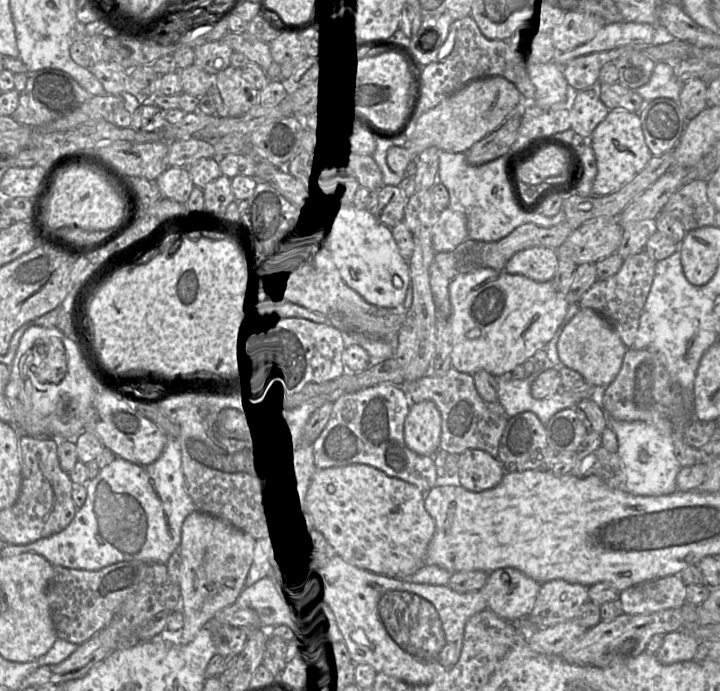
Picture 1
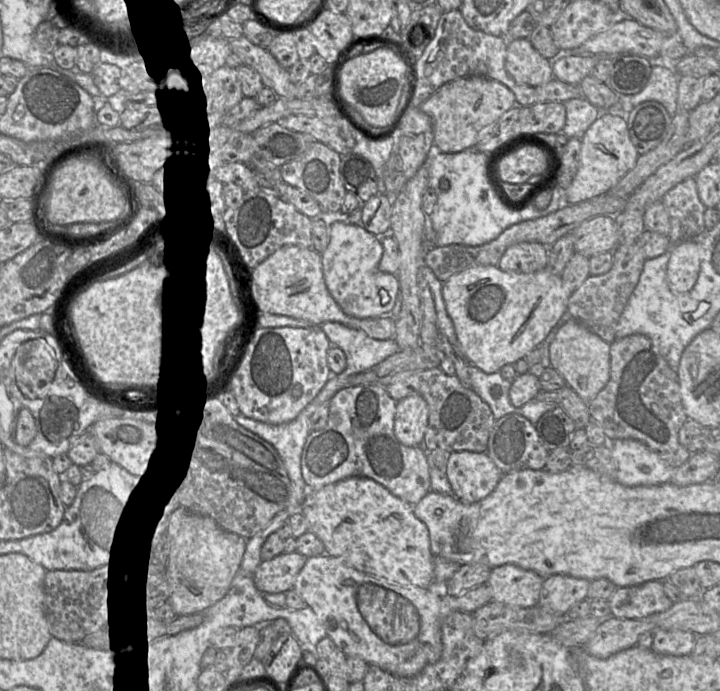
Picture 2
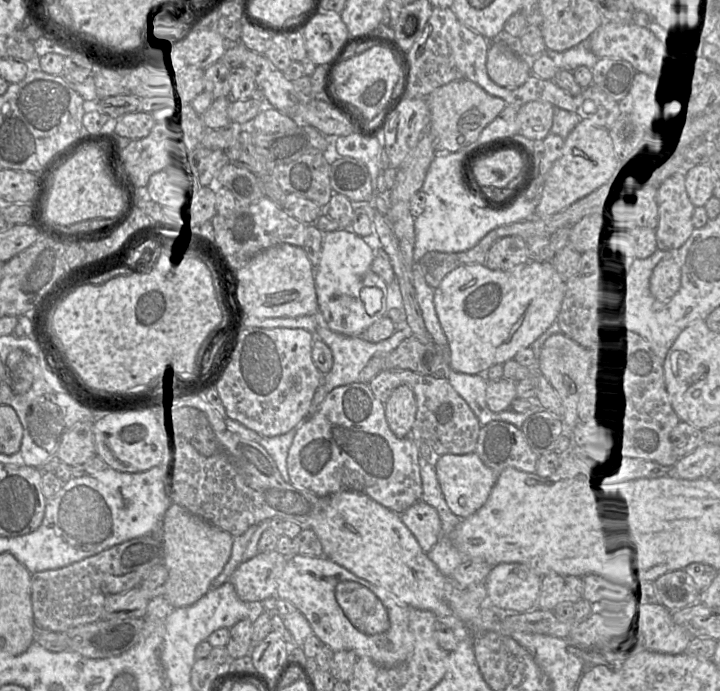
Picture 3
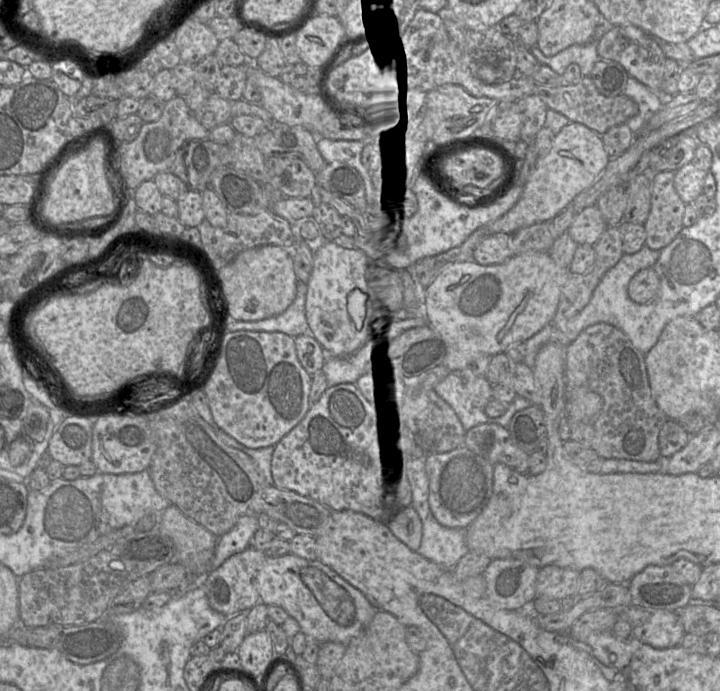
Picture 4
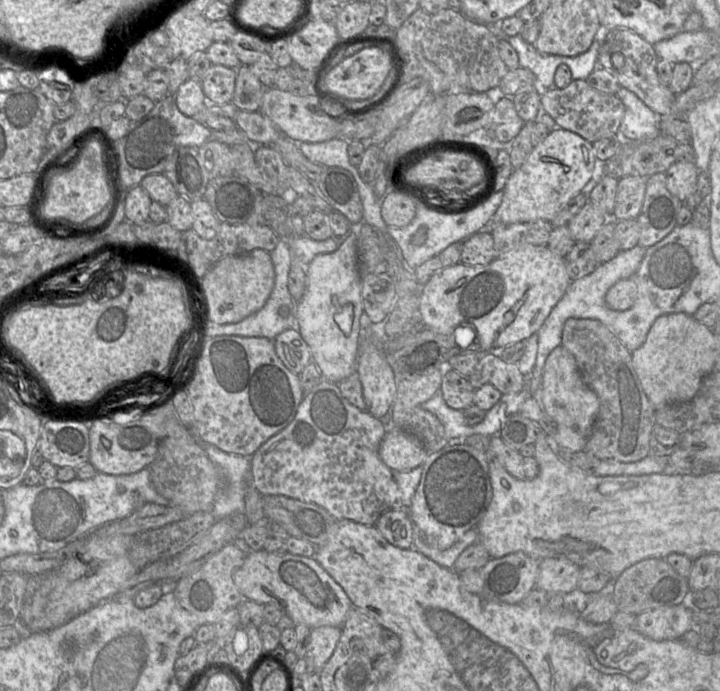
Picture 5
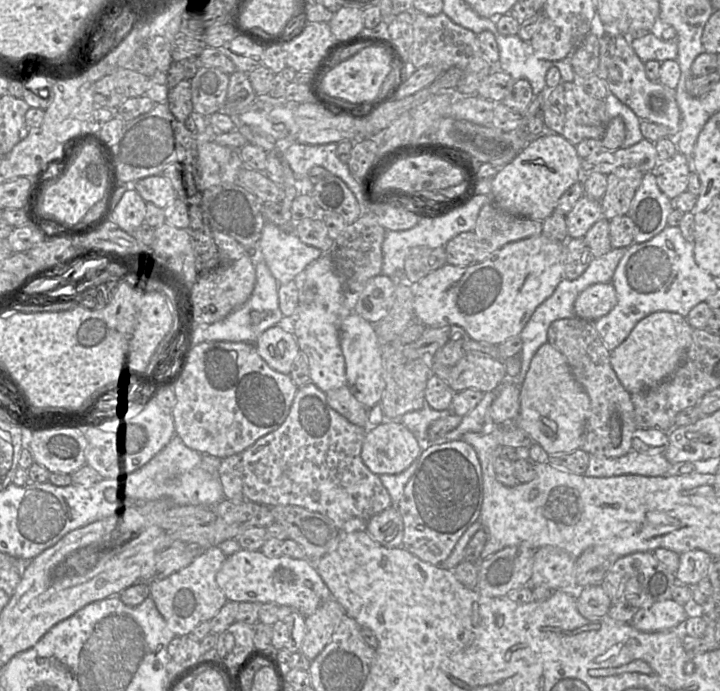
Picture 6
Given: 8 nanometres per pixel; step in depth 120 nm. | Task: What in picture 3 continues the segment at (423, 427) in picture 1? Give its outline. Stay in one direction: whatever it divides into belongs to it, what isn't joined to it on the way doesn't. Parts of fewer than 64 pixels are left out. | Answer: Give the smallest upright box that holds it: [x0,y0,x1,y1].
[385,385,417,438]

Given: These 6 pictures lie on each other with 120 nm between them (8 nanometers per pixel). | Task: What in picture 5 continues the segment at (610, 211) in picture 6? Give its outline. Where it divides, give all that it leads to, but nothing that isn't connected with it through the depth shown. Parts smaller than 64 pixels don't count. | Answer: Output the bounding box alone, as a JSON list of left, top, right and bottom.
[610,176,647,220]

